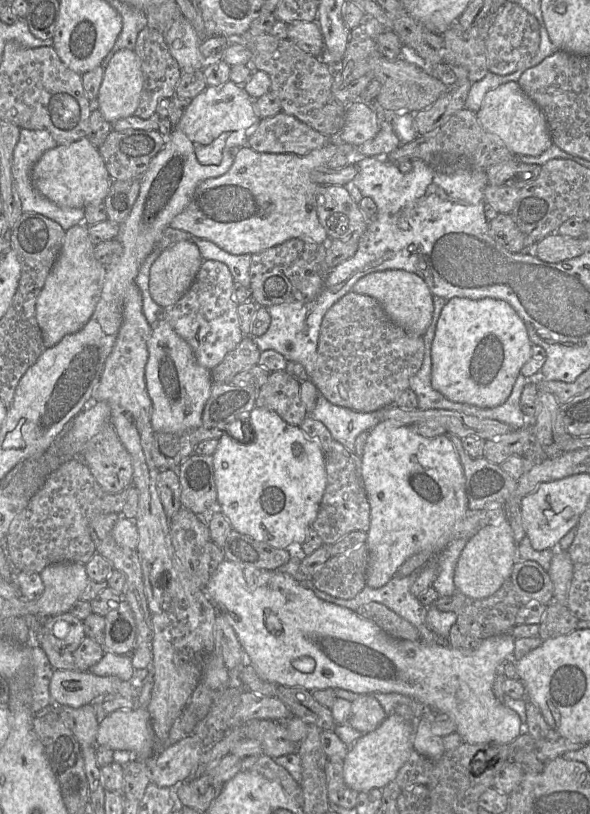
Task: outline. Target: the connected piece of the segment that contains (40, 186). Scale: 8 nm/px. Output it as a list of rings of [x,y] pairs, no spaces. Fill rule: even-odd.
[[[87,137],[47,150],[33,167],[31,177],[41,195],[60,206],[72,208],[104,201],[113,182],[98,148]]]

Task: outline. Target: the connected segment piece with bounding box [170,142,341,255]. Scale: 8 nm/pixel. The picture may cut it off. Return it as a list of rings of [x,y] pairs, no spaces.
[[[330,142],[303,156],[294,153],[257,152],[246,144],[235,153],[234,162],[225,174],[199,183],[190,203],[173,218],[170,227],[209,240],[234,255],[257,254],[293,238],[328,243],[329,237],[318,219],[316,210],[318,184],[311,180],[310,175],[315,168],[327,165],[338,153],[337,144],[340,143]]]

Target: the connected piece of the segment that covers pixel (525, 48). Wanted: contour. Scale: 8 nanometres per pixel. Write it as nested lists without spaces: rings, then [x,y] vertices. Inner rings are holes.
[[[507,1],[497,13],[487,42],[487,66],[491,73],[505,76],[514,73],[536,54],[540,45],[540,26],[537,19],[520,5]]]

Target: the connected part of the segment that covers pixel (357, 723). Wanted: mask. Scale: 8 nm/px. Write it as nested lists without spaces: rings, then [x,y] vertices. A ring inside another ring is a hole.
[[[369,694],[351,702],[350,725],[362,734],[374,731],[386,718],[380,703]]]

